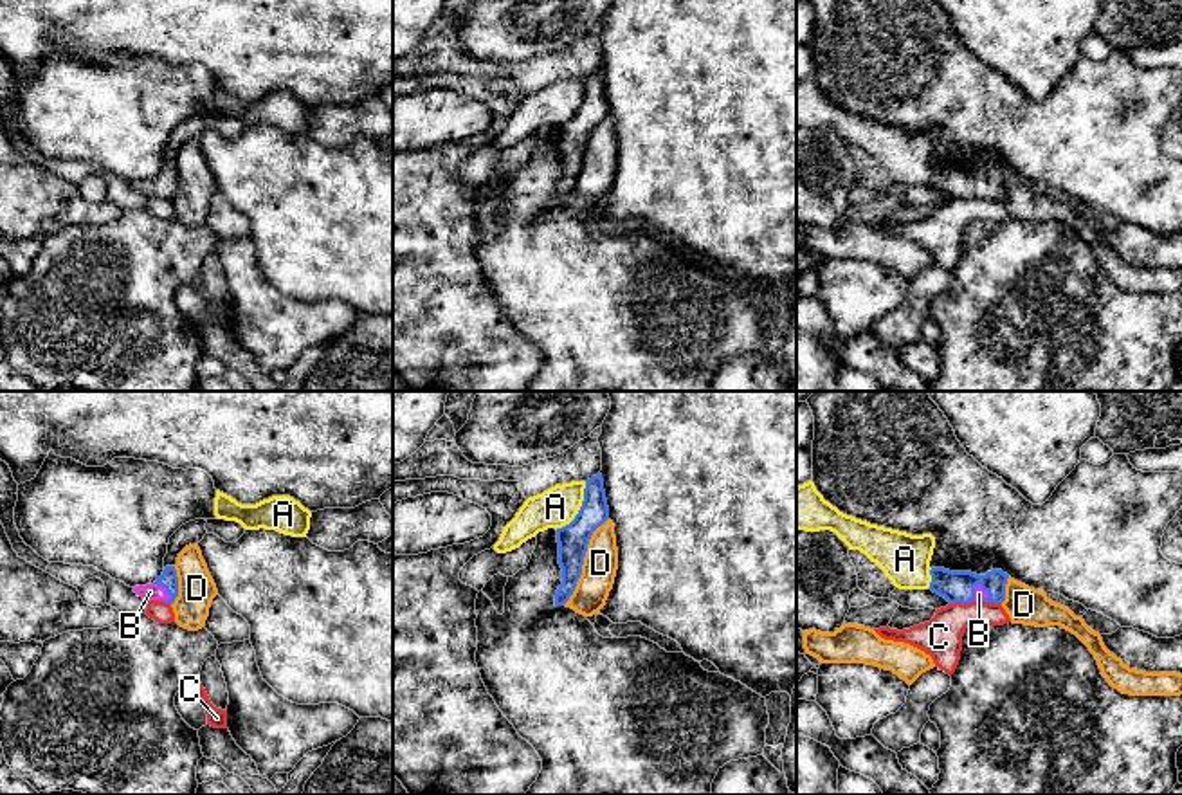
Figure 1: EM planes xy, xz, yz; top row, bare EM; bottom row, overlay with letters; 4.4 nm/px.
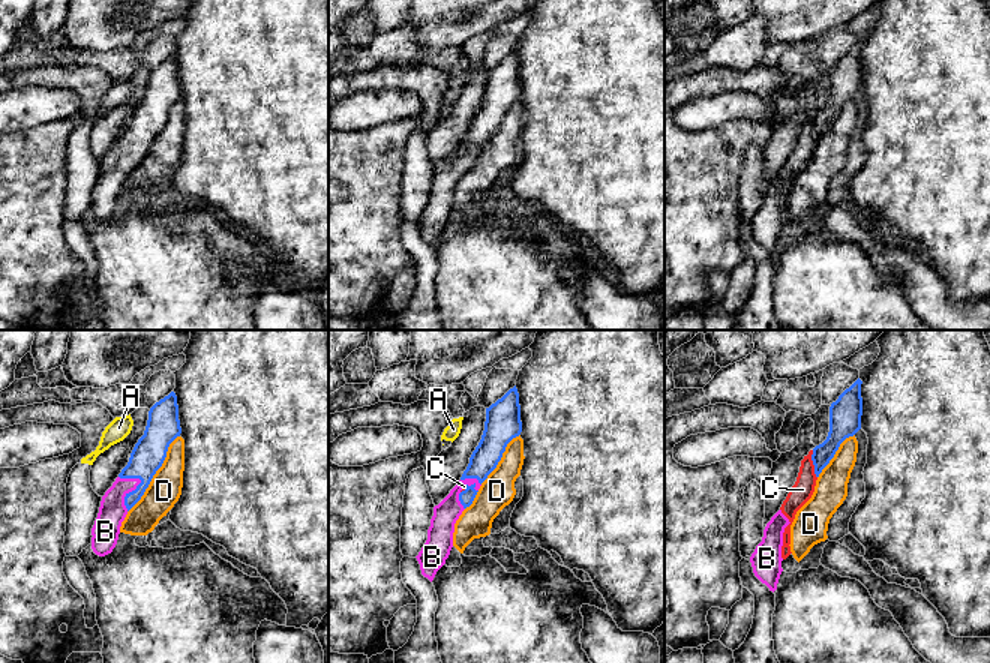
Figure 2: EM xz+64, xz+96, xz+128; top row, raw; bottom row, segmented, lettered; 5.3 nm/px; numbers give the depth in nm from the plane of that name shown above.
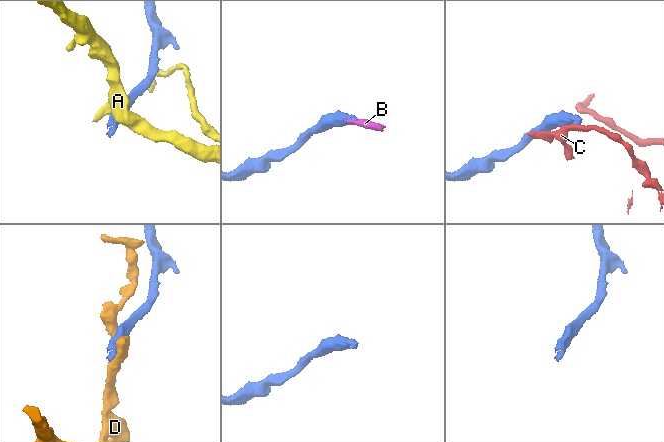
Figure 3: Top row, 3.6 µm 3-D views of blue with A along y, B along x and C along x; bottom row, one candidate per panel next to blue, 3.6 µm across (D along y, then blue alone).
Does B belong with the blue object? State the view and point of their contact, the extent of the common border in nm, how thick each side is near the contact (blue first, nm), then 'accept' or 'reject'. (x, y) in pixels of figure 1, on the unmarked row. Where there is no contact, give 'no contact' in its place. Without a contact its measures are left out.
xy (163, 182) | 110 nm | 80/80 nm | accept

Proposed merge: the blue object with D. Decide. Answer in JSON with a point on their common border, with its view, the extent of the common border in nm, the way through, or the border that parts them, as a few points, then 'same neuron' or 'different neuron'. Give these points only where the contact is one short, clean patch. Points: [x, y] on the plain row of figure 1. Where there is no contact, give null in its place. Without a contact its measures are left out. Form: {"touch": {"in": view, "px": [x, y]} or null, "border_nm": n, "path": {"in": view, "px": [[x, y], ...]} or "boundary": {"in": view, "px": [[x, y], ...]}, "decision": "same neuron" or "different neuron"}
{"touch": {"in": "xz", "px": [582, 157]}, "border_nm": 440, "boundary": {"in": "xz", "px": [[608, 114], [593, 128], [582, 170], [573, 190], [563, 201]]}, "decision": "different neuron"}

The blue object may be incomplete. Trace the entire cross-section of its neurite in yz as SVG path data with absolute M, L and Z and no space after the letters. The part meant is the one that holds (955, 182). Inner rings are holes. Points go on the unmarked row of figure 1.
M932 164L930 171L932 178L928 186L944 193L950 200L969 200L975 196L1002 200L1005 196L1005 180L1009 171L1002 166L977 171L971 168Z

